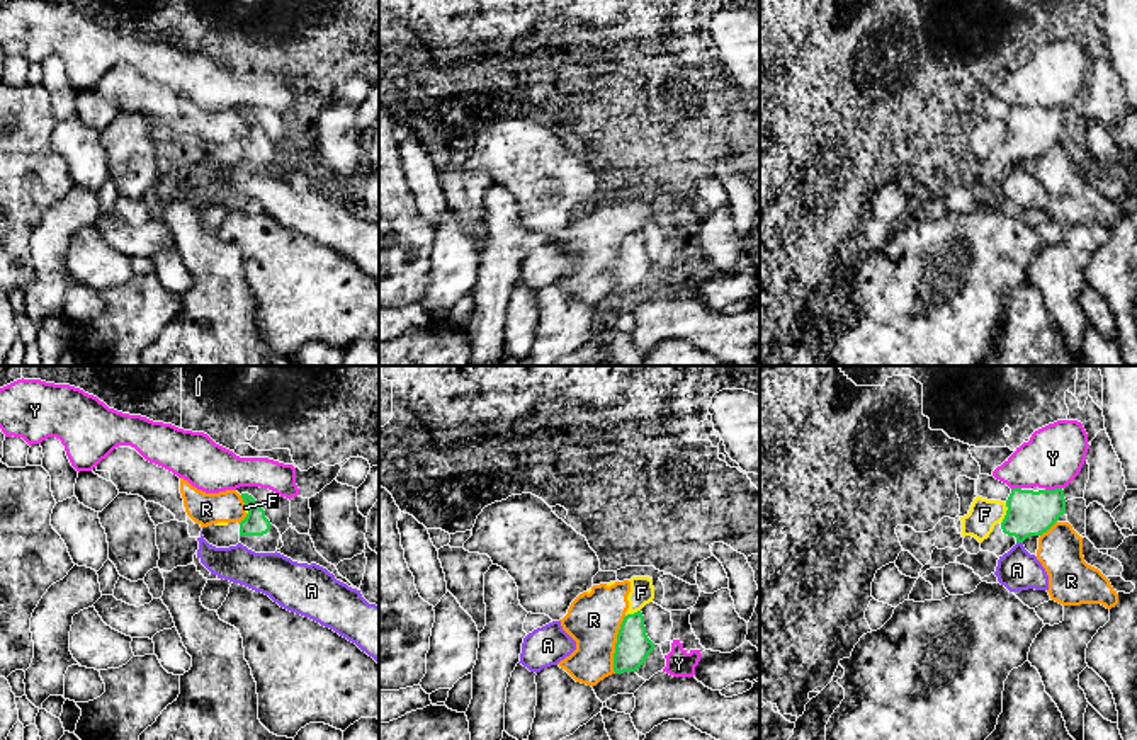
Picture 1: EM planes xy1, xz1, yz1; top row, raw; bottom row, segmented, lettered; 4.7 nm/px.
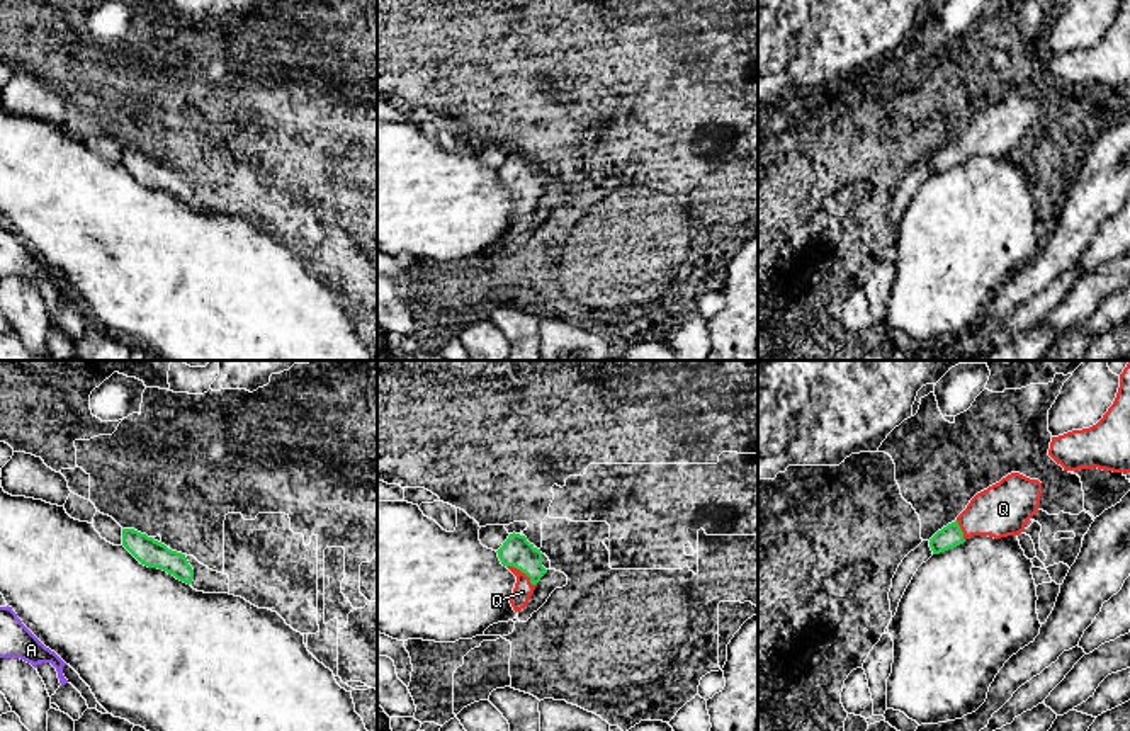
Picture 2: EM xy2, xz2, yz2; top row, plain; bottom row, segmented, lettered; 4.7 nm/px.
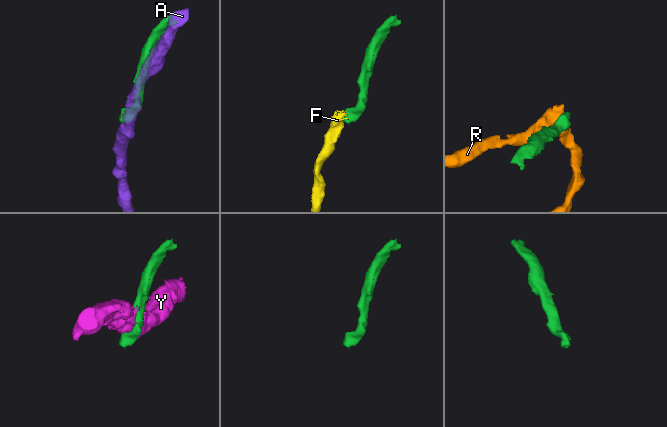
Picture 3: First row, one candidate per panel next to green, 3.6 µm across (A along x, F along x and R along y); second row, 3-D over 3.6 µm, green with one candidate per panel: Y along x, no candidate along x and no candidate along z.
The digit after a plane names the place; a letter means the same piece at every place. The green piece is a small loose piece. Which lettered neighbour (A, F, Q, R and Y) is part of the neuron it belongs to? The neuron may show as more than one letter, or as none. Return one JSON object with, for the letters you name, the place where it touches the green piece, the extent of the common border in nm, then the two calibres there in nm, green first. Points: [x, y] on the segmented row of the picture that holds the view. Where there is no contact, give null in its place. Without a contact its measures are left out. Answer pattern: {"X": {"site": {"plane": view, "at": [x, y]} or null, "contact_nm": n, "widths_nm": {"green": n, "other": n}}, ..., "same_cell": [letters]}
{"Q": {"site": {"plane": "xz2", "at": [522, 572]}, "contact_nm": 170, "widths_nm": {"green": 150, "other": 90}}, "same_cell": ["Q"]}

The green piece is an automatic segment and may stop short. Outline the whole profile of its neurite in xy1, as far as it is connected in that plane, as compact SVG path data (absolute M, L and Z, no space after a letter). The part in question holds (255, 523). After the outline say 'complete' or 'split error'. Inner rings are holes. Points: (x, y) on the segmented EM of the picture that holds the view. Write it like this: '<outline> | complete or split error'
M241 493L241 498L248 514L240 522L240 543L255 553L275 553L280 539L279 529L270 524L252 495Z | split error

